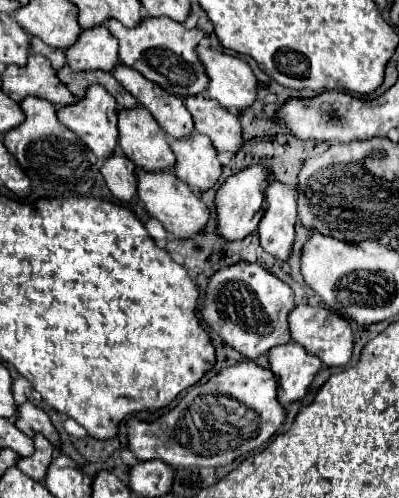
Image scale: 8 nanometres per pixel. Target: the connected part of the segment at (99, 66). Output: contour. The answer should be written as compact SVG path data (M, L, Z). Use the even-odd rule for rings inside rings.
M107 26L85 28L71 48L65 50L67 64L71 70L105 70L111 72L119 60L117 40L111 36Z

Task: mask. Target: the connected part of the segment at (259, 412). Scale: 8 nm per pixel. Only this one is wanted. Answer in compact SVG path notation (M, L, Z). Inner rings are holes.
M241 362L229 366L215 374L205 384L195 384L187 390L181 402L161 414L157 420L139 420L133 416L127 422L127 448L137 456L137 460L163 460L175 466L225 466L255 448L261 448L275 430L283 424L281 404L277 402L277 380L269 368L261 368L255 362Z

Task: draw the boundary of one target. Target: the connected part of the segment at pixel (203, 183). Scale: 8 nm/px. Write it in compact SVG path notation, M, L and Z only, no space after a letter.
M193 132L191 140L171 140L171 150L177 158L175 176L191 188L209 190L221 176L221 164L209 136Z

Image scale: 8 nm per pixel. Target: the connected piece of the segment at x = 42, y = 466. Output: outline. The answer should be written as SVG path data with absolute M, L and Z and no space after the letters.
M35 434L33 442L35 442L35 452L33 452L31 456L27 456L27 458L21 456L21 458L17 460L17 468L19 468L21 472L25 472L29 478L41 482L43 476L45 476L45 472L47 472L47 466L51 464L53 446L51 446L49 440L43 438L41 434Z

